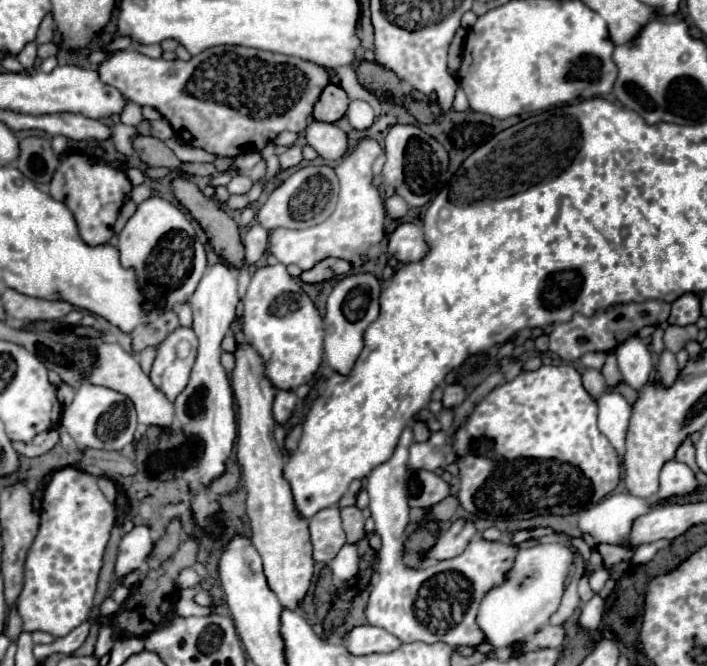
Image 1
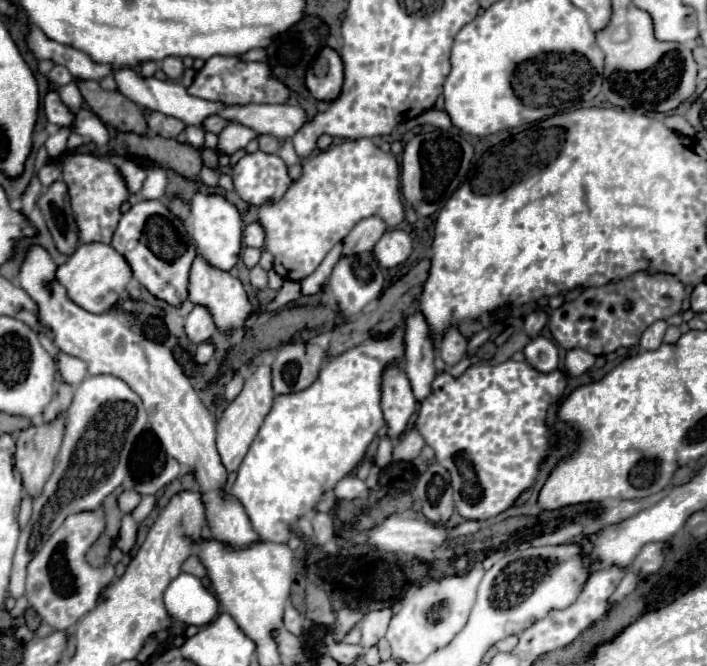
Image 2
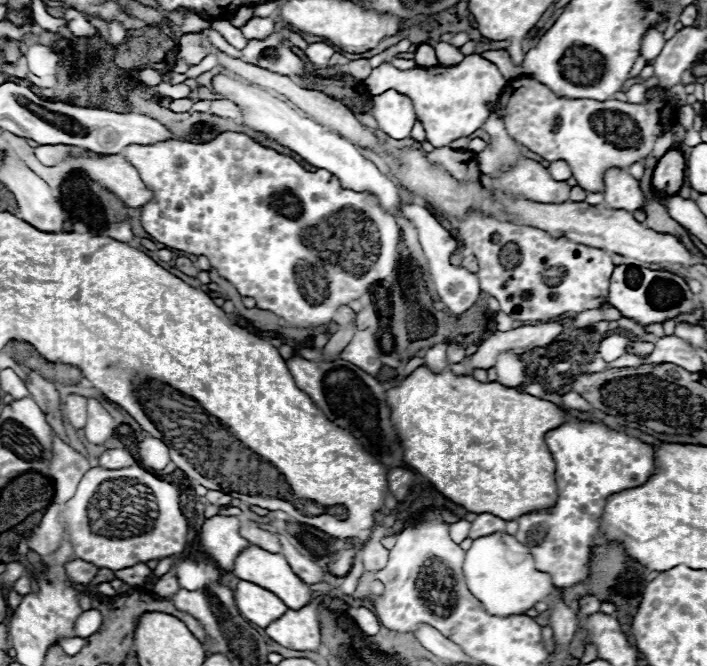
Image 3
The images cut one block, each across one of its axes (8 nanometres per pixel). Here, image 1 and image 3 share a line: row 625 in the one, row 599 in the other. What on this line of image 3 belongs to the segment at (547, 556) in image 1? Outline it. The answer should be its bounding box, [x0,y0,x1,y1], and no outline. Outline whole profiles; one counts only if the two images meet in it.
[464,532,554,618]

